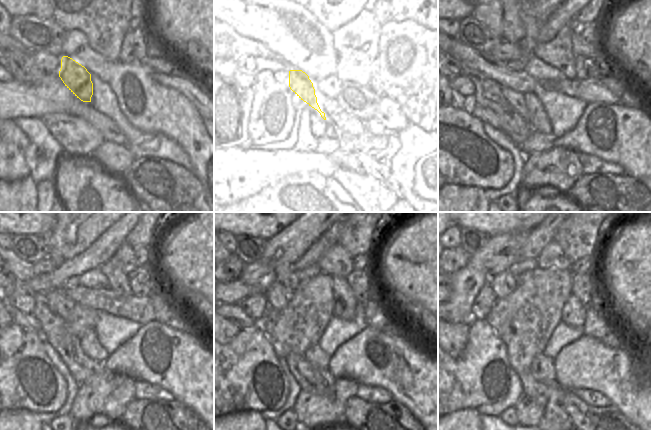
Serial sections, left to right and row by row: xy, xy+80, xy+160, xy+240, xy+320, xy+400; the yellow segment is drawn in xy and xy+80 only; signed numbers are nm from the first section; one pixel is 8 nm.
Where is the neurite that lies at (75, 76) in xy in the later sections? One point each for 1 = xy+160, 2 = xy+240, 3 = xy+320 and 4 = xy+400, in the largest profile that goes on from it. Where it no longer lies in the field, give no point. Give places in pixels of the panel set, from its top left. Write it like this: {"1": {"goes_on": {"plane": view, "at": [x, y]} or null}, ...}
{"1": {"goes_on": {"plane": "xy+160", "at": [538, 119]}}, "2": {"goes_on": {"plane": "xy+240", "at": [90, 345]}}, "3": {"goes_on": {"plane": "xy+320", "at": [314, 355]}}, "4": {"goes_on": {"plane": "xy+400", "at": [542, 368]}}}

